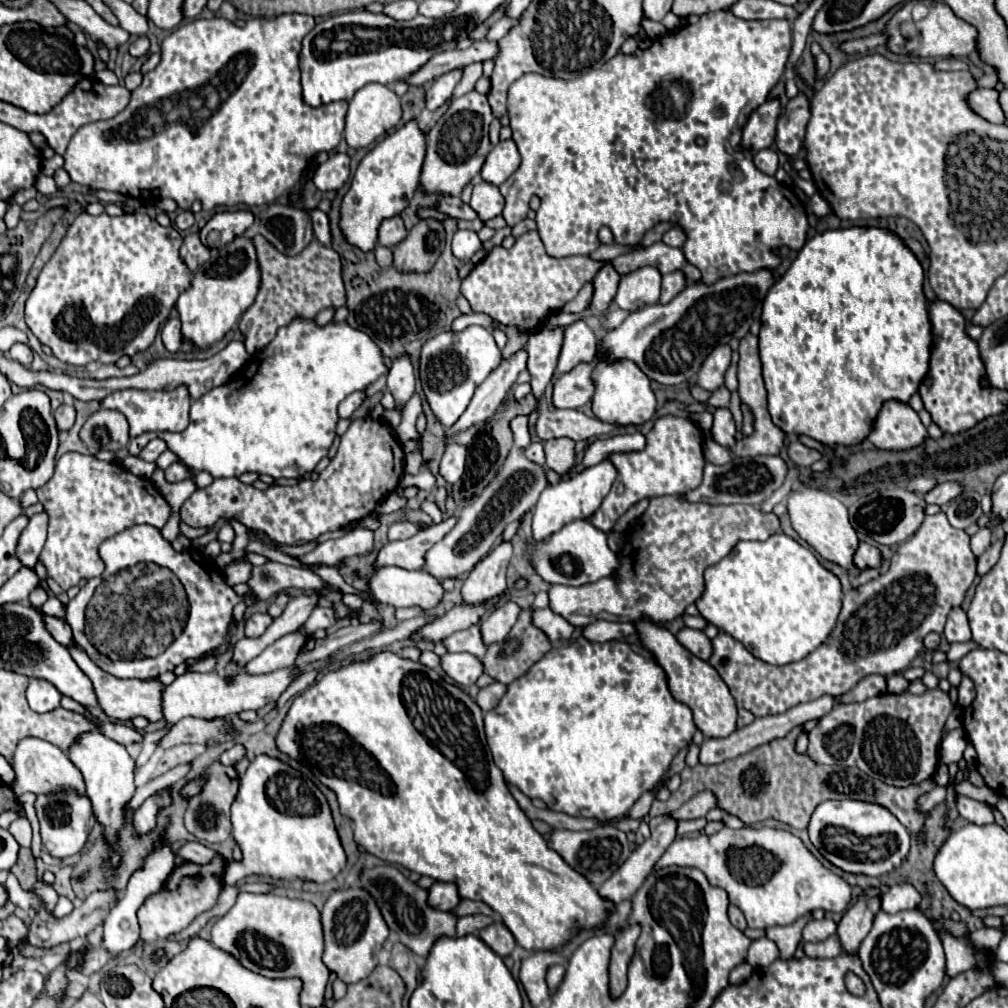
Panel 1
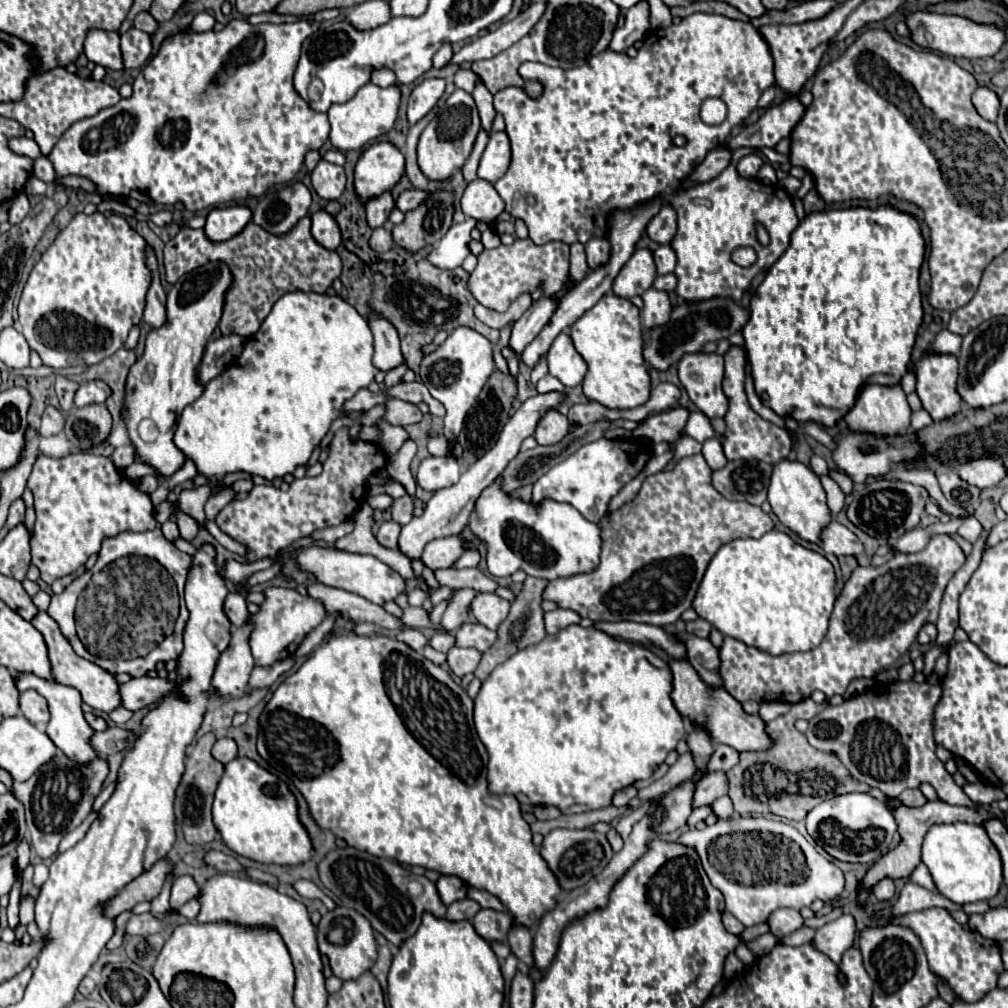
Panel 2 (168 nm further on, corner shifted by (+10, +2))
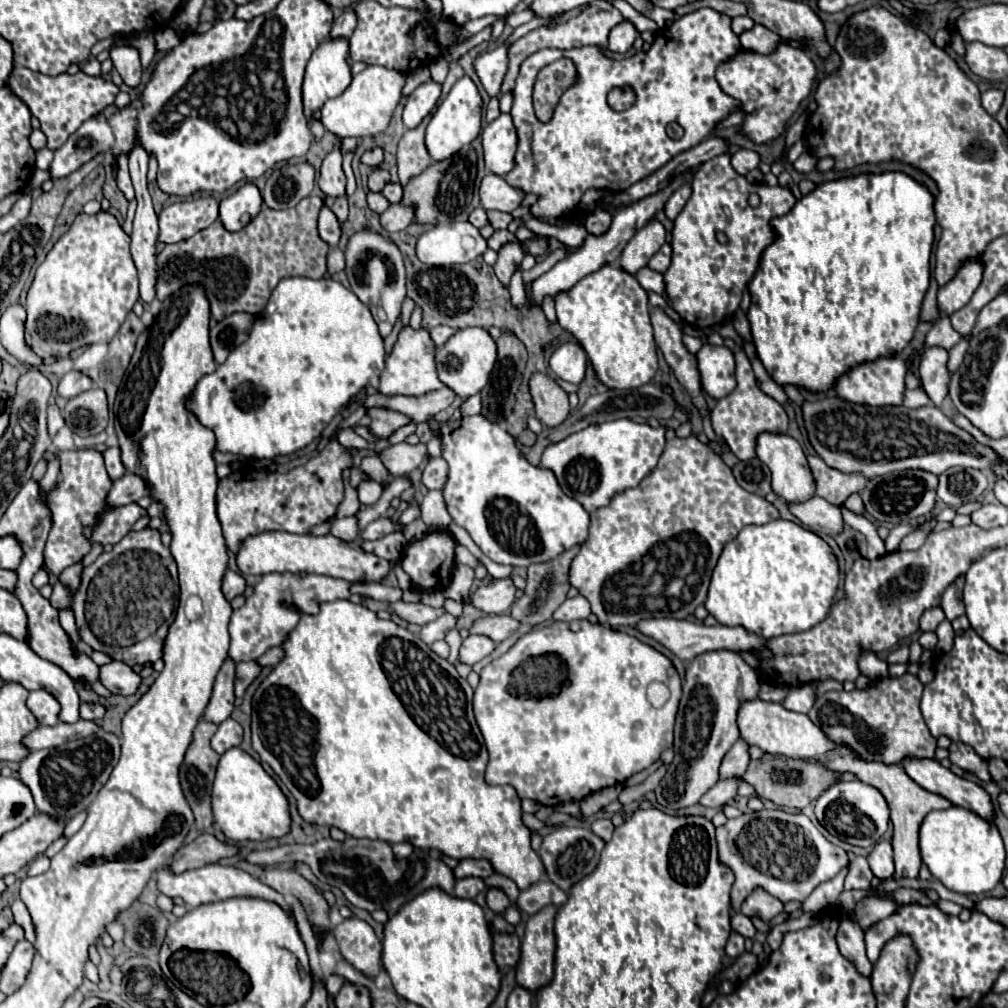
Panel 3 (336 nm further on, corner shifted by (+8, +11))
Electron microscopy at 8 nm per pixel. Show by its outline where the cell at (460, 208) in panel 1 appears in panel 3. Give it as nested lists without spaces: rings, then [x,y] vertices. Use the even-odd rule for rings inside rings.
[[[388,182],[382,190],[380,190],[380,194],[388,200],[388,202],[400,202],[402,200],[402,186],[400,184],[392,184],[392,182]]]

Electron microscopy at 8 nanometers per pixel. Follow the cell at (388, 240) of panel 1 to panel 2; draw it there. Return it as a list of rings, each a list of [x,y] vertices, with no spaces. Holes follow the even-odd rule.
[[[382,193],[380,197],[370,199],[370,201],[366,203],[366,217],[368,217],[370,229],[386,227],[392,209],[394,209],[394,199],[392,199],[390,193]]]

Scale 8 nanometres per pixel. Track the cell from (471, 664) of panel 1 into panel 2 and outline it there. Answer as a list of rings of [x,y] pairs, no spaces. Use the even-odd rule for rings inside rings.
[[[452,647],[448,651],[446,663],[448,663],[448,667],[450,667],[450,671],[454,675],[464,677],[466,673],[474,673],[474,669],[480,663],[480,657],[482,657],[482,653],[476,651],[476,649],[470,649],[470,647],[468,649],[464,649],[464,647]]]

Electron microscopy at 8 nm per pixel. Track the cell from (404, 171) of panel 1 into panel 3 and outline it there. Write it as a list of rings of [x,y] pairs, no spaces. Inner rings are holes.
[[[382,148],[366,150],[366,152],[362,154],[362,158],[360,158],[360,162],[362,162],[362,164],[366,164],[366,166],[370,166],[370,168],[380,166],[380,164],[382,164],[382,160],[384,160],[384,150],[382,150]]]

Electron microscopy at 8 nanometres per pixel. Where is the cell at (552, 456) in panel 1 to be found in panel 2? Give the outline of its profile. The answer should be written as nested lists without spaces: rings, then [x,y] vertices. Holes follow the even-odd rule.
[[[550,409],[538,423],[534,439],[538,441],[538,445],[556,445],[558,441],[562,441],[562,437],[566,437],[570,429],[570,423],[564,415],[560,415],[556,409]]]

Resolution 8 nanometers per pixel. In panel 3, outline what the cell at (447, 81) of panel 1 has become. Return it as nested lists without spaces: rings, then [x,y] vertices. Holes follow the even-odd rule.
[[[430,80],[430,82],[418,86],[406,100],[404,114],[402,114],[404,126],[406,128],[416,128],[432,112],[438,98],[440,98],[440,84]]]

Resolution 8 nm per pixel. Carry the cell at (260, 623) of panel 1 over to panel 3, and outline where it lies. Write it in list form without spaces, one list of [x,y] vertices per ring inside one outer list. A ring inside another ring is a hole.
[[[226,570],[224,574],[224,580],[222,580],[222,592],[226,596],[226,600],[232,600],[234,596],[242,594],[246,588],[246,582],[242,578],[242,574],[238,572],[232,572],[232,570]]]

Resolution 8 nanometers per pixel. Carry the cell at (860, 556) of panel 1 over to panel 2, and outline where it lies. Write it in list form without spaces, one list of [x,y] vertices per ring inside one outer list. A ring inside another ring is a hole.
[[[832,521],[824,531],[822,531],[822,549],[824,553],[832,553],[836,557],[858,557],[864,553],[862,541],[844,525],[838,521]]]

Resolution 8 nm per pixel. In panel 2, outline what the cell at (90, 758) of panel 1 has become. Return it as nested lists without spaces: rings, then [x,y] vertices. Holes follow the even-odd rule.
[[[18,673],[18,689],[26,691],[26,689],[36,689],[38,693],[42,693],[50,705],[50,721],[46,725],[46,735],[52,739],[52,743],[66,753],[66,757],[70,757],[70,761],[78,761],[78,763],[90,763],[94,759],[100,757],[100,753],[90,745],[90,737],[94,735],[94,729],[90,729],[90,725],[86,723],[84,715],[82,715],[82,699],[80,693],[72,687],[66,687],[62,683],[54,683],[54,681],[44,681],[32,673]]]

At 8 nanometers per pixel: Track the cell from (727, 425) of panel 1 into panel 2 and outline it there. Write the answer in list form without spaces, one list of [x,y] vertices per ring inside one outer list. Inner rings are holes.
[[[692,353],[678,363],[678,377],[696,407],[708,417],[724,417],[728,409],[722,393],[724,357],[718,353]]]

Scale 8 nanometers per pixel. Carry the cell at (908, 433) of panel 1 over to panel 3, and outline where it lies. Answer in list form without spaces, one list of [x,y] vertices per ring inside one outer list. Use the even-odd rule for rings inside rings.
[[[886,356],[886,358],[876,358],[872,362],[862,362],[848,372],[844,372],[836,384],[834,390],[838,392],[840,398],[854,402],[854,404],[870,404],[870,406],[896,406],[902,404],[904,398],[904,376],[906,376],[906,364],[898,356]]]

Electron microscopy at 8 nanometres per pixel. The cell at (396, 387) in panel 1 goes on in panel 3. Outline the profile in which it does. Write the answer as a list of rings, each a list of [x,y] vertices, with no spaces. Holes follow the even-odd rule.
[[[364,228],[350,236],[344,256],[346,256],[344,272],[350,282],[350,290],[370,308],[374,320],[378,322],[380,334],[386,338],[392,332],[394,322],[400,316],[402,300],[406,298],[406,270],[402,252],[390,238]],[[382,316],[386,318],[382,320]]]

